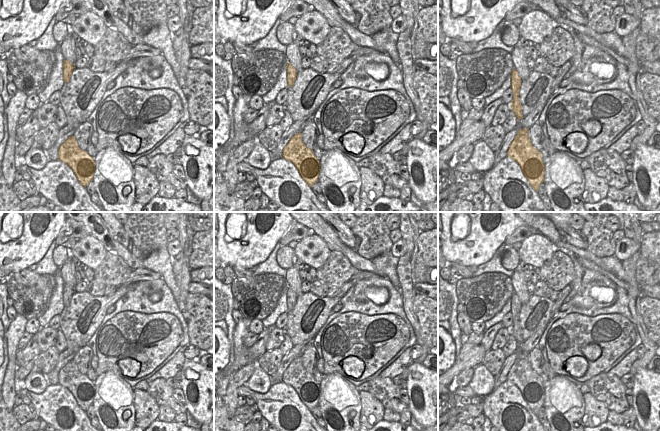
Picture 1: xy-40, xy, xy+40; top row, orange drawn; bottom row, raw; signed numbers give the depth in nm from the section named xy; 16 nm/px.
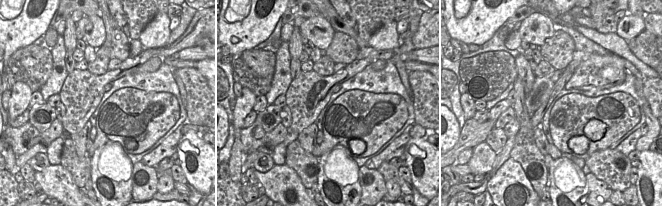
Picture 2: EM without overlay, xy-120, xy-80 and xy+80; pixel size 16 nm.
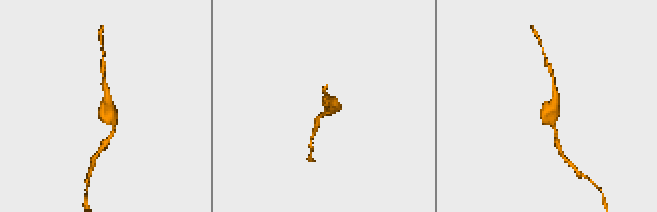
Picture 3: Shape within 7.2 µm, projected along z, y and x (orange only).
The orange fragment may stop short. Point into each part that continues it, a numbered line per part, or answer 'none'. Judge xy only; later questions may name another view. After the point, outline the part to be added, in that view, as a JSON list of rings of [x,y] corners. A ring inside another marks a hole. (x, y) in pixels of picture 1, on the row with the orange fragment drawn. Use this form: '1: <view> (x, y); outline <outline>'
none

